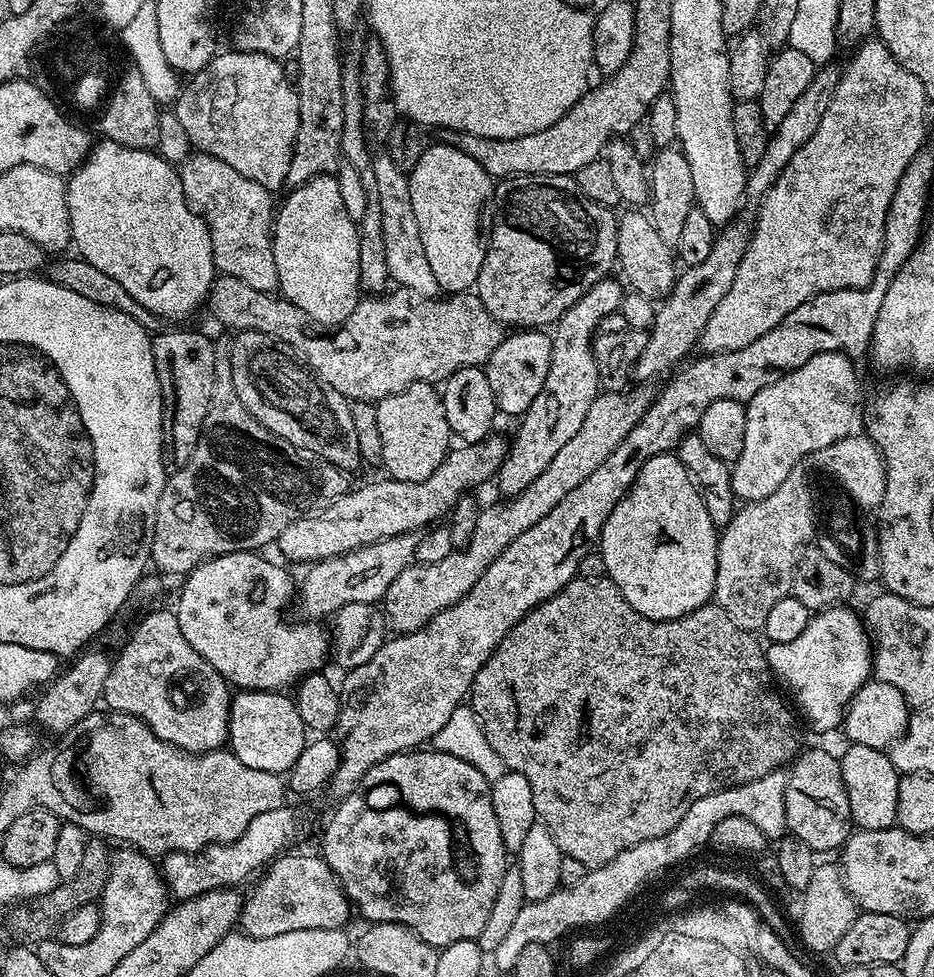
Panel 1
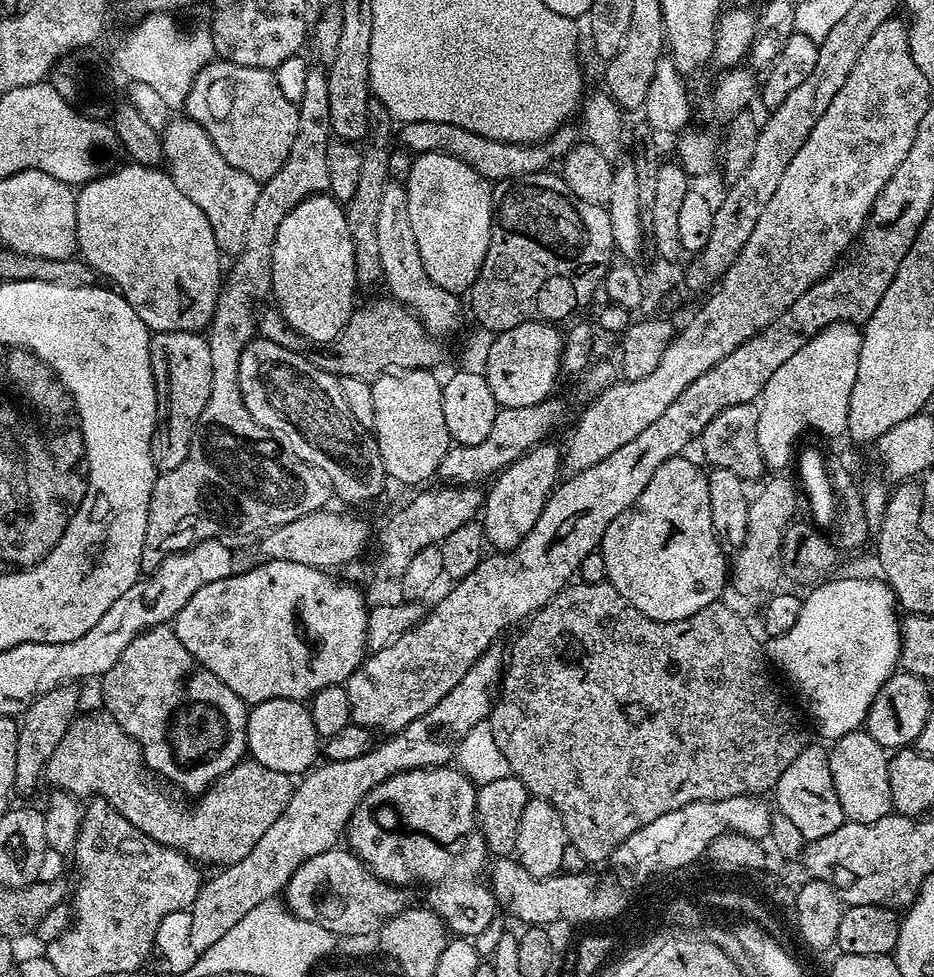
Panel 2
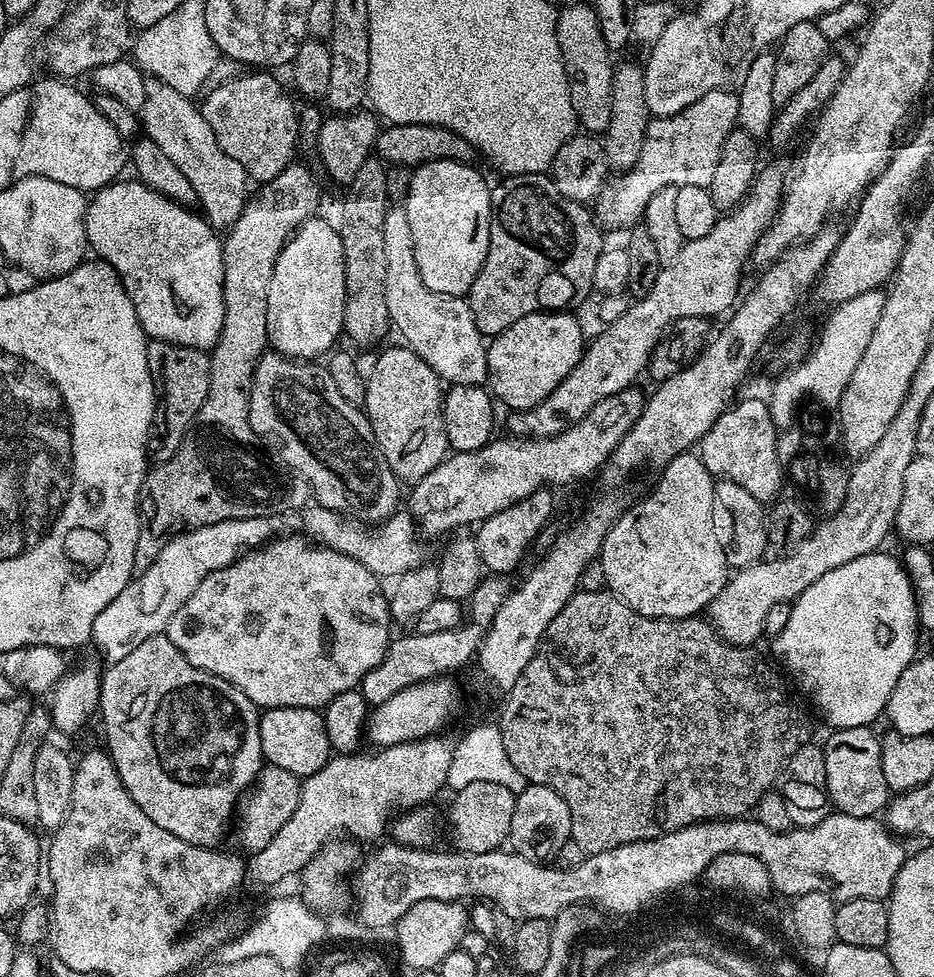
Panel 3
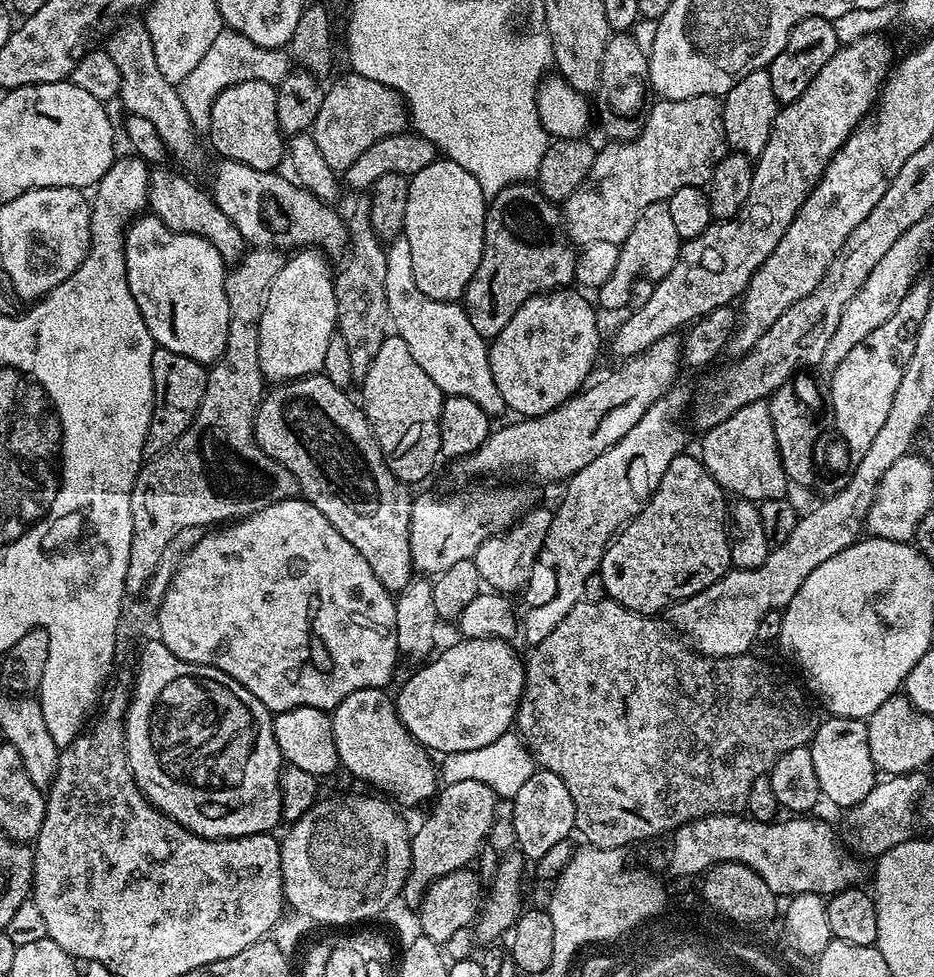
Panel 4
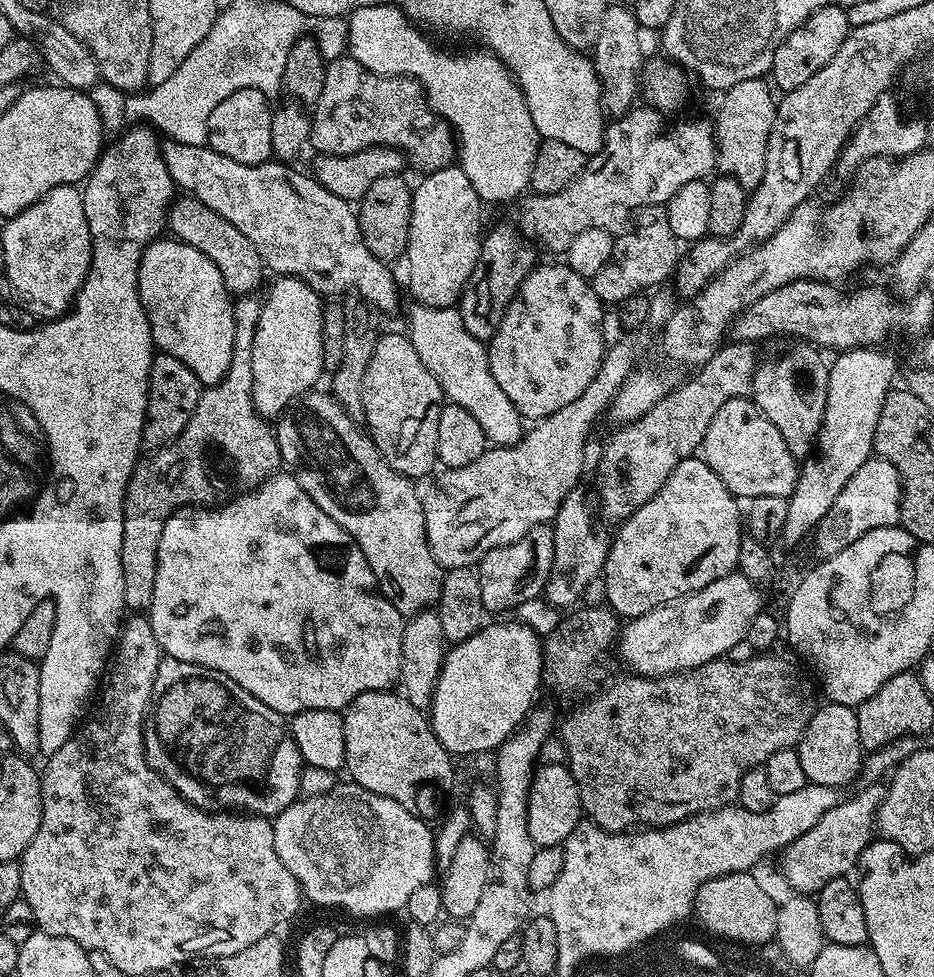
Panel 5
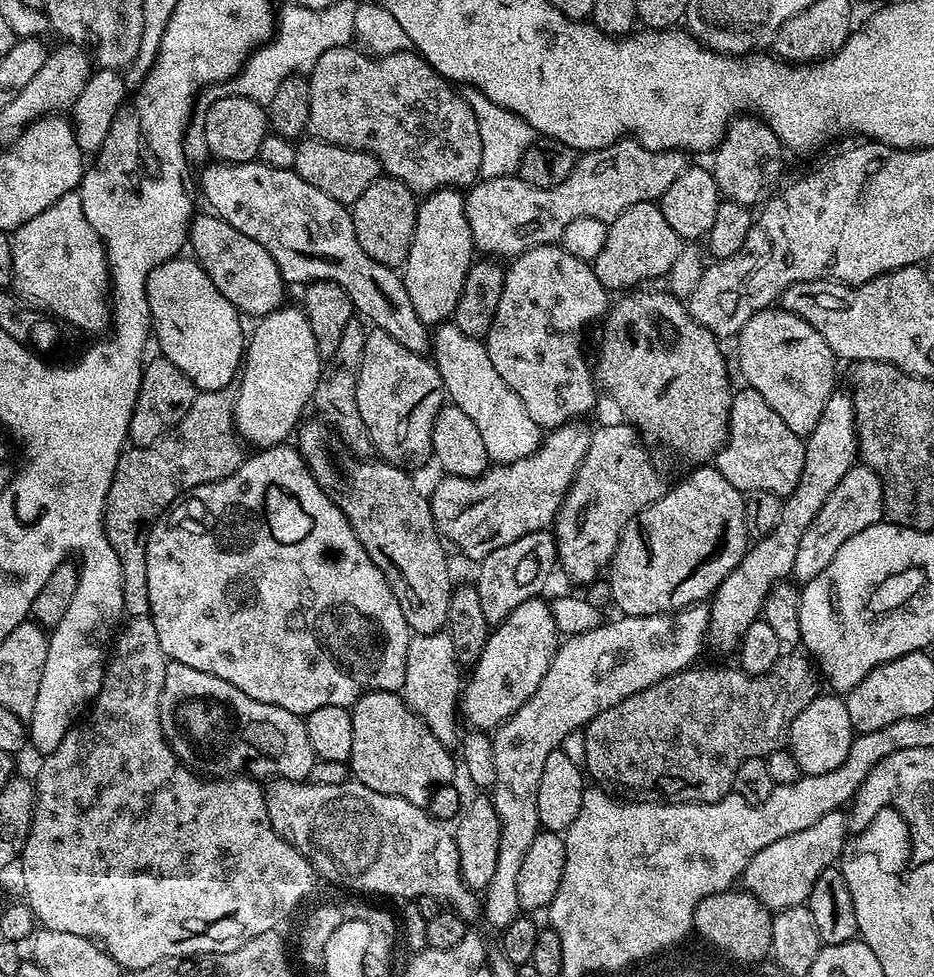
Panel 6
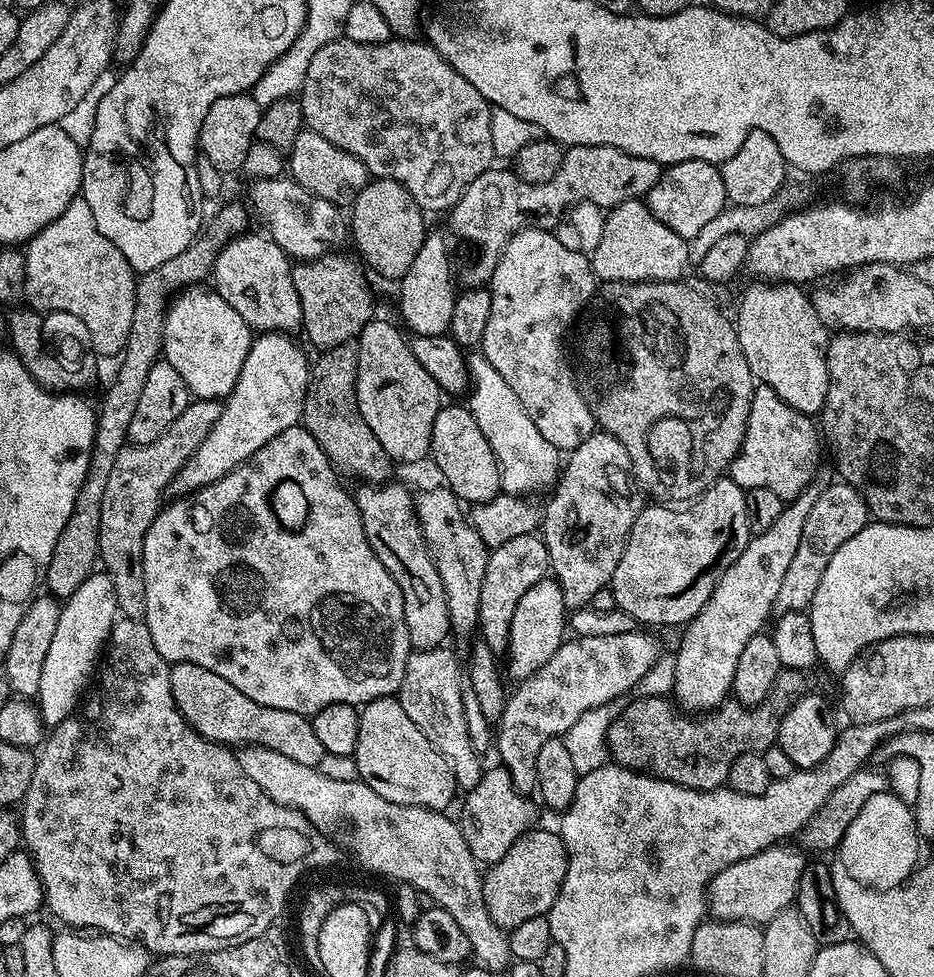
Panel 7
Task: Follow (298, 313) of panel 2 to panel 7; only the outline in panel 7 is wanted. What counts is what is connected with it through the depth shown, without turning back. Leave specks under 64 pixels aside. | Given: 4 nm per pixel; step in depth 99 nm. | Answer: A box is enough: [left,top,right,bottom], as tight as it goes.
[172,332,310,494]

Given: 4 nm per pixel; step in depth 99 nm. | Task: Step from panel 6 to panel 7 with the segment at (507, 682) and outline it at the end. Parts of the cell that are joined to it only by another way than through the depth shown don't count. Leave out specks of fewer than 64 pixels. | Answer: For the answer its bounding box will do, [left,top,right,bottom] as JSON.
[506,579,566,682]

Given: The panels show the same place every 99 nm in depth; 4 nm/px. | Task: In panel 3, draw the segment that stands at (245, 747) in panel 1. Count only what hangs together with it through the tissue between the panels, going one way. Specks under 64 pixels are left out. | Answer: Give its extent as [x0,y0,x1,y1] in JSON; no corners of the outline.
[260,708,334,778]

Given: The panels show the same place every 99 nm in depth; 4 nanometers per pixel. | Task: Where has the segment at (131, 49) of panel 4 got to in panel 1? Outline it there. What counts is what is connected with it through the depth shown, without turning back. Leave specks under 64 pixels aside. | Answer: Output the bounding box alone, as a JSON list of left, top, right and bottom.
[178,150,278,293]

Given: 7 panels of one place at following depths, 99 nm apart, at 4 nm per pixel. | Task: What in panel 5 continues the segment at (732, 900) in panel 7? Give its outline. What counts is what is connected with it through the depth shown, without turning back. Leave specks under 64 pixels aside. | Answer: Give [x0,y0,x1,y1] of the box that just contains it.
[780,783,884,894]

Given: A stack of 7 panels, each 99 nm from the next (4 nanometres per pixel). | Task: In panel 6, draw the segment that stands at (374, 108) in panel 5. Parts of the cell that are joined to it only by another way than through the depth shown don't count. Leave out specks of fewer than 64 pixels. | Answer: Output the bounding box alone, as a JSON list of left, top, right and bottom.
[307,46,482,194]

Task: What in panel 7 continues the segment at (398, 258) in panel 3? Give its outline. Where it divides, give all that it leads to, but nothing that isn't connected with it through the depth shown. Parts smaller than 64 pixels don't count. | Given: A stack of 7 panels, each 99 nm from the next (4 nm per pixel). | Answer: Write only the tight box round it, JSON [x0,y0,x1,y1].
[466,354,562,497]

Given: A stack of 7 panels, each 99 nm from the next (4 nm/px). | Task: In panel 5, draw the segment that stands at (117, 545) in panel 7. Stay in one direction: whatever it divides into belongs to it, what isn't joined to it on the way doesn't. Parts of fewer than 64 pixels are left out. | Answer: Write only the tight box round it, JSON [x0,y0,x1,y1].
[122,294,281,613]

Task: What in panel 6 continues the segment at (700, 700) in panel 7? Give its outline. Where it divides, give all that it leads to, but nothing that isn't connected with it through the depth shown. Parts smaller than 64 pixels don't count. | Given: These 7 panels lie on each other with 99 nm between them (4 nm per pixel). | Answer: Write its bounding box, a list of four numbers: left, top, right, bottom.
[707,390,857,652]

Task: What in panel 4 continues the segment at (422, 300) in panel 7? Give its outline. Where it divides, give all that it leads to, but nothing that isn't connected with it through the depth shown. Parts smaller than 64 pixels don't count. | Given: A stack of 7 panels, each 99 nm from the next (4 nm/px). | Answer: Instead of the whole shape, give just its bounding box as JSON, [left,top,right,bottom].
[402,158,488,301]

